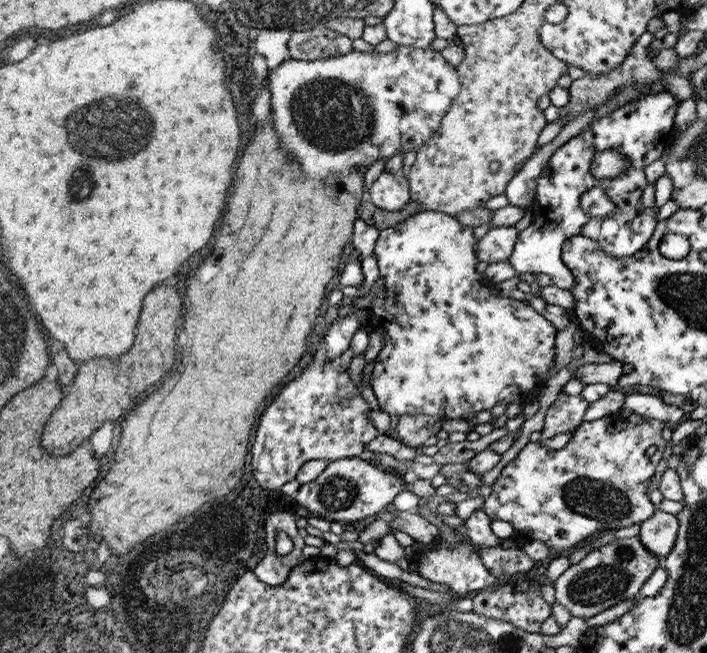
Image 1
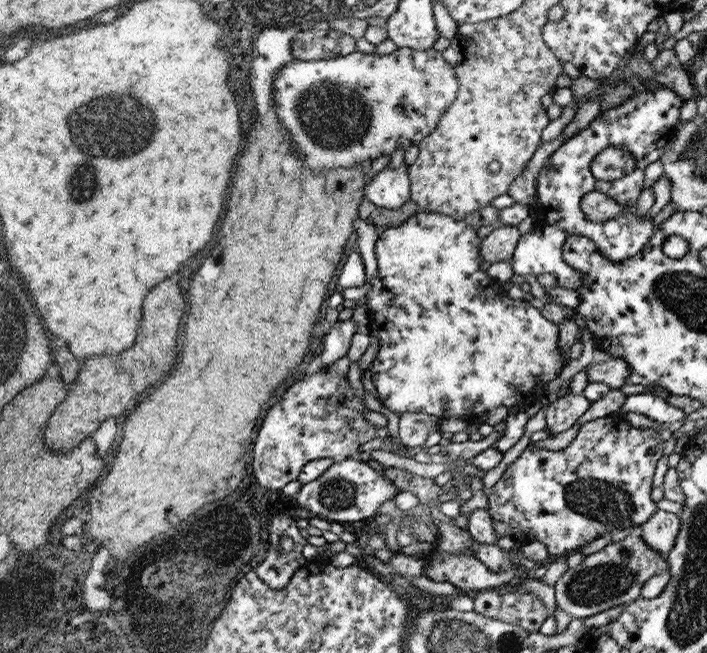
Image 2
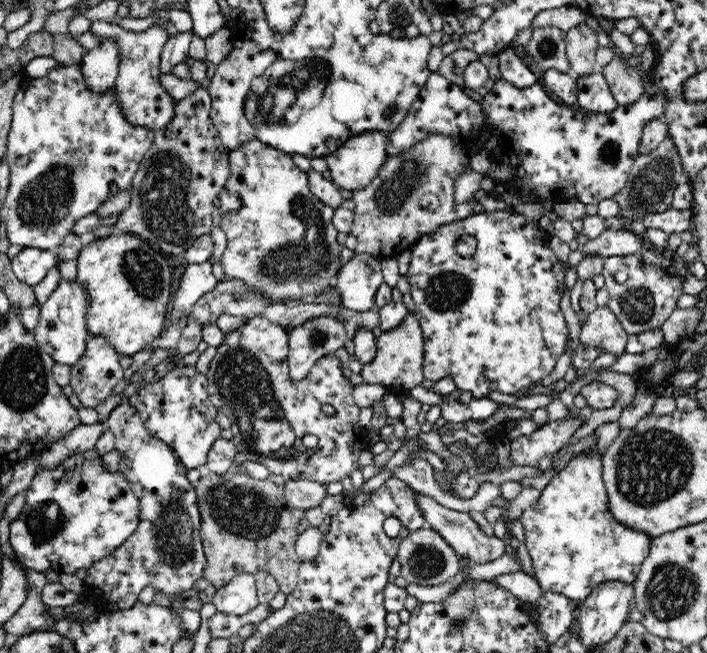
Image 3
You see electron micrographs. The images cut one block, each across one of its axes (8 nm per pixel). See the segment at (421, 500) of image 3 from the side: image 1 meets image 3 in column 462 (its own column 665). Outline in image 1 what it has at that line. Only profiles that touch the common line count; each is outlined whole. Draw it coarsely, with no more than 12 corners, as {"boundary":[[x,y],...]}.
{"boundary":[[657,509],[641,522],[640,543],[664,563],[679,520]]}

